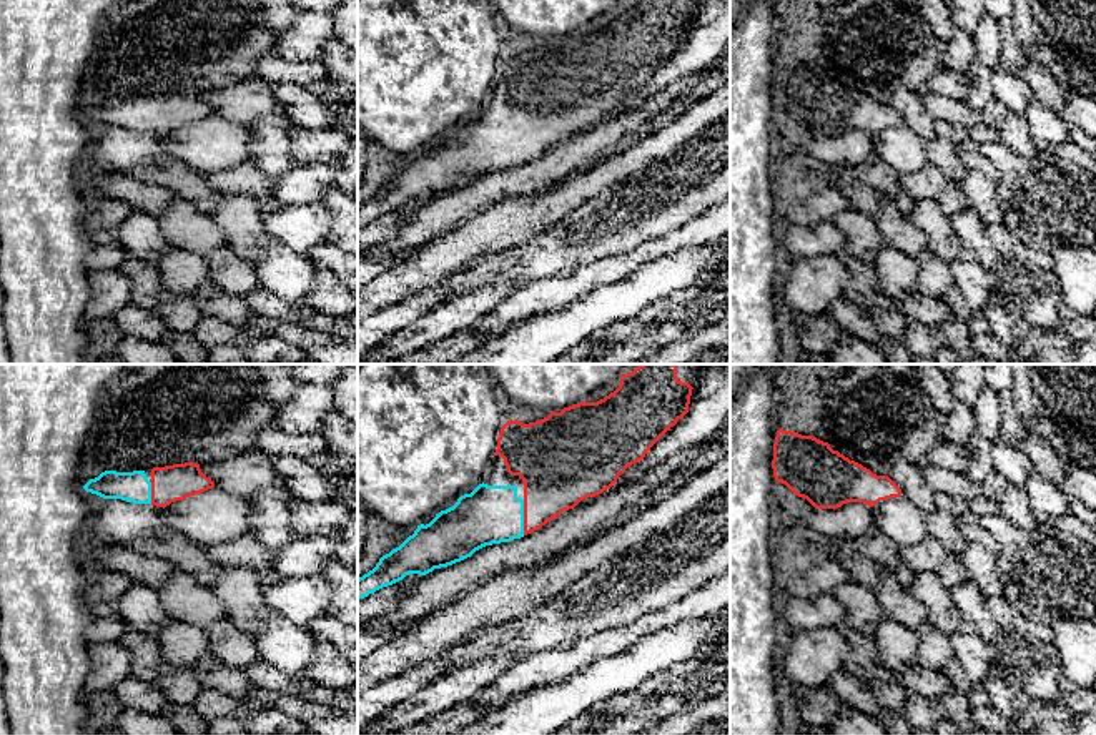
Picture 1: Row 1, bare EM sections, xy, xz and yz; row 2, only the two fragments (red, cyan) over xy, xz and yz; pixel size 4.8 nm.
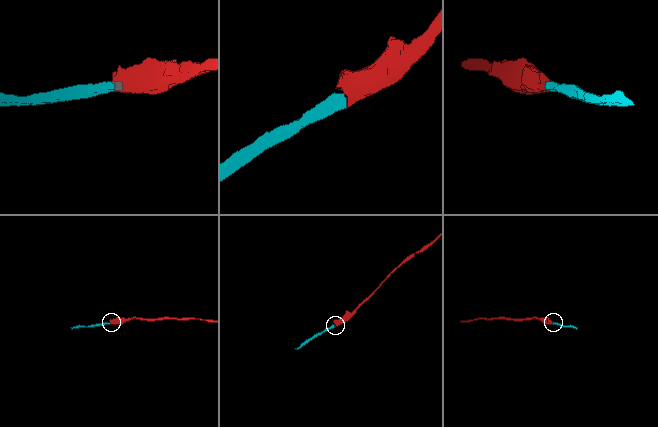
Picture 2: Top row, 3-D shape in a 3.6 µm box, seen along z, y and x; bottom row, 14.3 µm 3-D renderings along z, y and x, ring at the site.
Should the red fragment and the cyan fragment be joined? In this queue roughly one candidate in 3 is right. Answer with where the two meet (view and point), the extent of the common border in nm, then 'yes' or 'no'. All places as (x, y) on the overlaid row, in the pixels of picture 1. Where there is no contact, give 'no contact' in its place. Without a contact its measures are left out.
meets red in xz at (524, 517); contact 180 nm long; yes

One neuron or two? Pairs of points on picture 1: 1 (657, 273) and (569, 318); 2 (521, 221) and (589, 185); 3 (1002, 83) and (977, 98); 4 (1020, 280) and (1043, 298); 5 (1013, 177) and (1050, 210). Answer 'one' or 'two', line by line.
1: one
2: one
3: two
4: one
5: one

